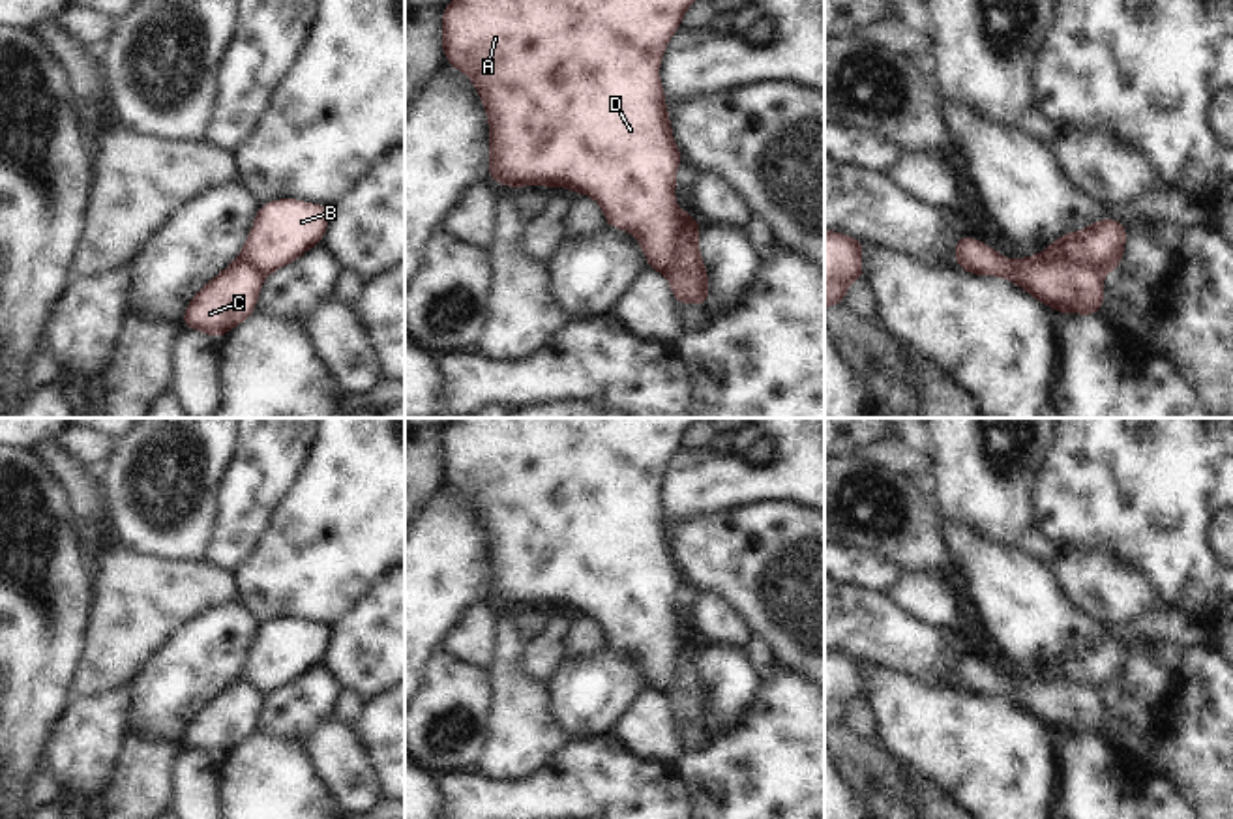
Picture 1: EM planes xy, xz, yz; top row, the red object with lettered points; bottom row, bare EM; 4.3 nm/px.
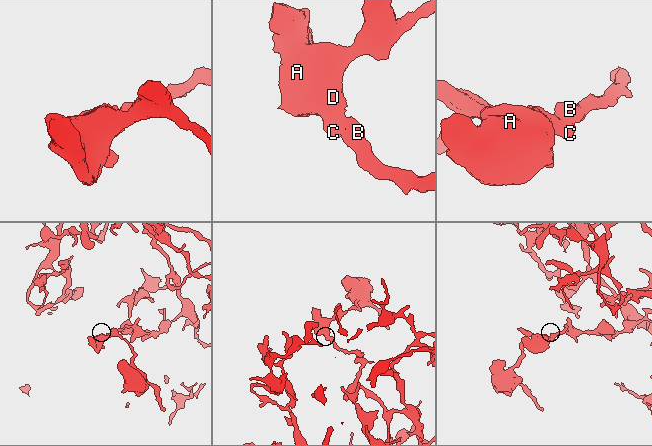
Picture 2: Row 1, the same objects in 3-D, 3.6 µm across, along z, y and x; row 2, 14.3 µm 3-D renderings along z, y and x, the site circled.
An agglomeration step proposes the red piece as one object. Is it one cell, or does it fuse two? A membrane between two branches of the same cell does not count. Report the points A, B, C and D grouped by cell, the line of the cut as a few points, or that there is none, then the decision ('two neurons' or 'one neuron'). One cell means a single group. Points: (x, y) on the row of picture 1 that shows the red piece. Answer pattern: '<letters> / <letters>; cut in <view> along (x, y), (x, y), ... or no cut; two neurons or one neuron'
A C D / B; cut in xz along (686, 214), (677, 237), (675, 257), (664, 272); two neurons

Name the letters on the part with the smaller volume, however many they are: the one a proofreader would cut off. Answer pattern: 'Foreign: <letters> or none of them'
Foreign: A, C, D.

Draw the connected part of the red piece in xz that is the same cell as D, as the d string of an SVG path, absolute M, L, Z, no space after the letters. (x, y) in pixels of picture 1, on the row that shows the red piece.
M453 0L442 9L444 60L467 73L478 88L489 118L489 178L512 189L521 186L562 186L573 193L590 195L605 214L605 225L631 232L641 244L648 270L665 274L675 259L676 236L686 212L675 204L675 171L682 156L673 139L665 92L660 82L660 62L667 41L680 28L686 9L697 0Z

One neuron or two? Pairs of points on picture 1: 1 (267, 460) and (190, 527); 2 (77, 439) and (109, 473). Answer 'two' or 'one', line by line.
1: two
2: two

